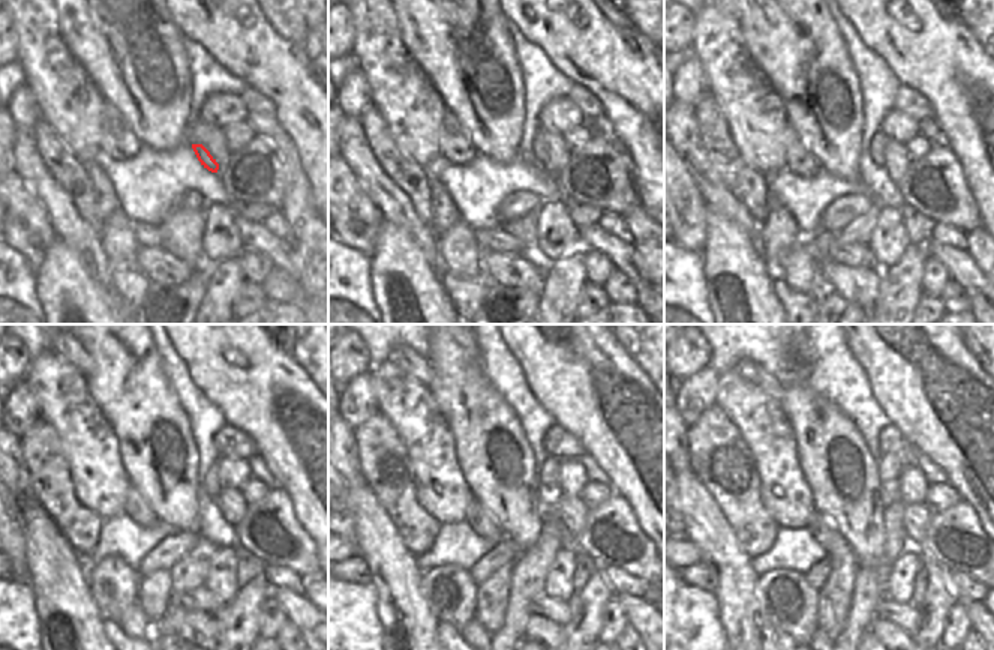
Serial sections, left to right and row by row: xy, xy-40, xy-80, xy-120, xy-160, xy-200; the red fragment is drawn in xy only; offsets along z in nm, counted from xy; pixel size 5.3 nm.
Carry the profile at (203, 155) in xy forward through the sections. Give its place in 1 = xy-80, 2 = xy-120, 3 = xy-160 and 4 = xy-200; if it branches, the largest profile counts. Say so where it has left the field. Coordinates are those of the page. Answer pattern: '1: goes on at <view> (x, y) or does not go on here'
1: goes on at xy-80 (879, 141)
2: goes on at xy-120 (210, 484)
3: goes on at xy-160 (550, 469)
4: goes on at xy-200 (891, 466)

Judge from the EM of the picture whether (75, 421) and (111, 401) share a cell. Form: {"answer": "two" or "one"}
{"answer": "two"}

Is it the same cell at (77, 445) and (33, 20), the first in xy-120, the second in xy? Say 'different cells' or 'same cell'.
same cell

